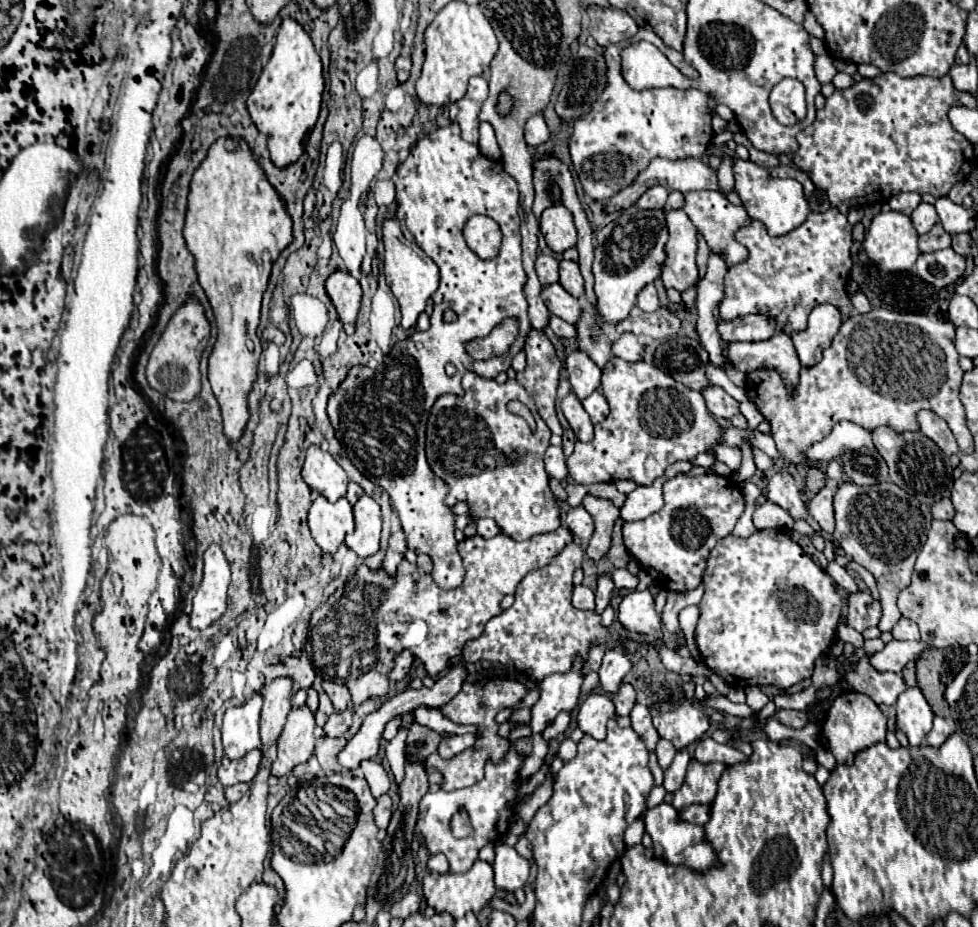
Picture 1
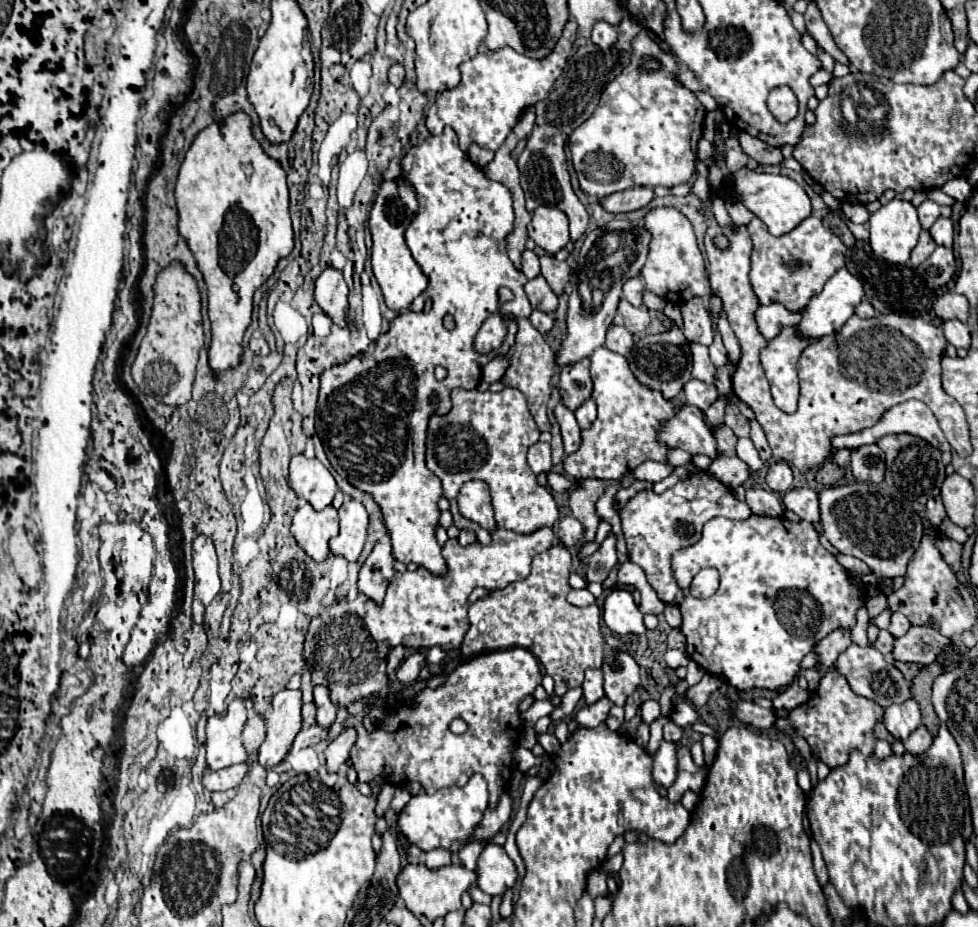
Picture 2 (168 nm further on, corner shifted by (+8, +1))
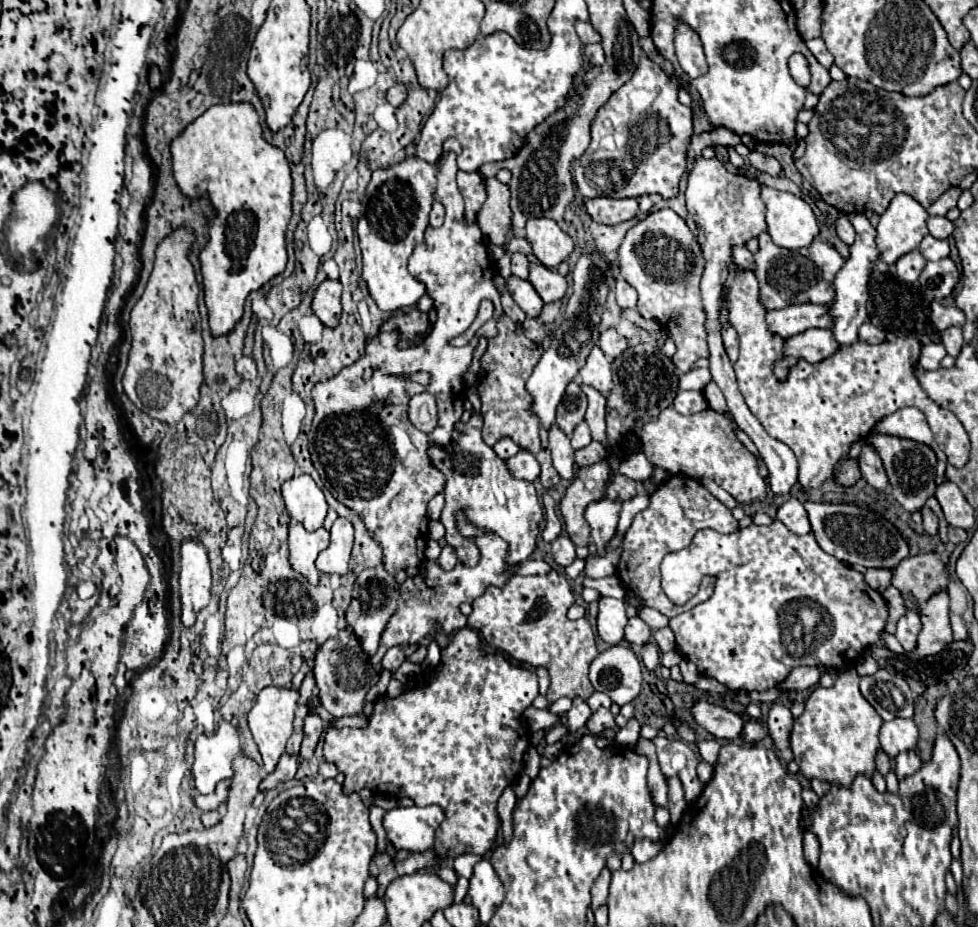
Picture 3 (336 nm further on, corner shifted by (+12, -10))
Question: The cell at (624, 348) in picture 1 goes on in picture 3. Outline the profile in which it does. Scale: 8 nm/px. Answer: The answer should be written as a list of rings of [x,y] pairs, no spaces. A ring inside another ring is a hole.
[[[607,329],[607,331],[603,331],[603,335],[599,339],[599,347],[607,357],[615,359],[627,349],[627,339],[621,337],[615,329]]]

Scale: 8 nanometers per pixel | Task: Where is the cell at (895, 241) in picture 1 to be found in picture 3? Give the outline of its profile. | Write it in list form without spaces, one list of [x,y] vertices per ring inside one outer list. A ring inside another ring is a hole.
[[[899,193],[875,227],[879,259],[891,267],[899,257],[917,249],[929,233],[927,217],[927,211],[913,197]]]

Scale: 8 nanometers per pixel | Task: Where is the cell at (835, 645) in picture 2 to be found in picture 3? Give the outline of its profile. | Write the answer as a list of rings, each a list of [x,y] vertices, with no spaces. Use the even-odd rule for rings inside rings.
[[[797,667],[789,677],[779,685],[783,691],[807,691],[819,683],[823,669],[819,667]]]

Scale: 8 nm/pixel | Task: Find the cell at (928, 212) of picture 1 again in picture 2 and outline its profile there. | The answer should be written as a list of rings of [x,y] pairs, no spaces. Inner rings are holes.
[[[933,200],[923,202],[917,210],[919,210],[919,220],[921,220],[921,226],[923,226],[923,228],[931,228],[933,222],[935,222],[937,218],[941,218],[941,214],[951,216],[952,213],[951,207],[939,206],[939,204],[935,204]]]

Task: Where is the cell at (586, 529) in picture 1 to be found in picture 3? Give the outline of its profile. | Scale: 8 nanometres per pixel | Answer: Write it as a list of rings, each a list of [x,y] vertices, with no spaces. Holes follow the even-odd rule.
[[[559,535],[551,543],[551,547],[553,547],[553,559],[559,565],[567,567],[567,565],[571,565],[575,561],[575,545],[573,545],[573,541],[567,535]]]

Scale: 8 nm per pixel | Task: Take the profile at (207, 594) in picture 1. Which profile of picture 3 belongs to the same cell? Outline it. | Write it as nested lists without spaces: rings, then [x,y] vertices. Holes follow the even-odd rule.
[[[183,541],[181,545],[181,603],[183,625],[191,627],[197,613],[211,599],[211,571],[207,551],[199,541]]]

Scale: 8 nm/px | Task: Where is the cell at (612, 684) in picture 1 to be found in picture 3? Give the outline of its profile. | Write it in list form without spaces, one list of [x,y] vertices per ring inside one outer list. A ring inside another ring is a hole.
[[[575,697],[573,707],[567,711],[567,727],[569,727],[569,731],[581,729],[587,723],[589,717],[591,717],[591,707],[587,705],[587,701],[583,697]]]

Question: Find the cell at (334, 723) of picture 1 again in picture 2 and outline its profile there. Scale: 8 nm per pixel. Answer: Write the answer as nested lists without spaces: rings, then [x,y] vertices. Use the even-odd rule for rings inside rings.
[[[311,726],[311,728],[307,728],[307,730],[301,730],[292,745],[290,753],[297,752],[297,750],[301,750],[308,746],[313,746],[319,742],[319,740],[323,740],[327,736],[327,730],[323,730],[323,728],[319,728],[319,726]]]

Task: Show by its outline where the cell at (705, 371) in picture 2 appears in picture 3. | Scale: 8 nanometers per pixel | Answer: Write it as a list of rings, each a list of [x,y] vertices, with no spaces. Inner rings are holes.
[[[661,209],[651,215],[647,215],[643,221],[639,221],[629,233],[625,235],[621,247],[619,247],[619,265],[621,275],[627,279],[629,285],[633,285],[639,293],[637,309],[645,319],[655,319],[663,325],[663,329],[669,331],[671,339],[677,345],[677,353],[673,355],[673,363],[679,367],[681,373],[693,371],[697,359],[707,357],[707,341],[705,341],[705,311],[701,305],[701,293],[699,293],[699,279],[703,271],[703,257],[695,255],[695,239],[687,227],[687,223],[673,211],[673,209]],[[671,245],[679,245],[687,259],[685,273],[681,277],[677,275],[673,265],[677,257],[677,249],[671,249]]]

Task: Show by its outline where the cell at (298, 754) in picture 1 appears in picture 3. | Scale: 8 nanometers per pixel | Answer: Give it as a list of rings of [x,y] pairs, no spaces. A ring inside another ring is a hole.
[[[265,687],[253,709],[249,711],[249,729],[253,733],[255,743],[259,745],[259,753],[263,757],[263,769],[271,773],[279,761],[279,757],[285,753],[287,739],[293,733],[293,713],[297,707],[299,693],[293,689],[281,689],[281,687]]]

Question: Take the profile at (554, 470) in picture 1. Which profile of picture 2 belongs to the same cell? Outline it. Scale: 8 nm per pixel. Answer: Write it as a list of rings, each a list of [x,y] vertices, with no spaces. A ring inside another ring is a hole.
[[[535,442],[527,452],[527,464],[535,474],[551,470],[551,446],[547,442]]]

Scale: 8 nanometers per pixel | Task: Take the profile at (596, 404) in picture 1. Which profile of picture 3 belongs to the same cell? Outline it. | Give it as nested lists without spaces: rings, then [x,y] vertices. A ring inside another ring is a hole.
[[[583,421],[575,427],[575,431],[571,433],[571,445],[573,449],[581,449],[587,447],[591,443],[591,433],[589,433],[589,425]]]

